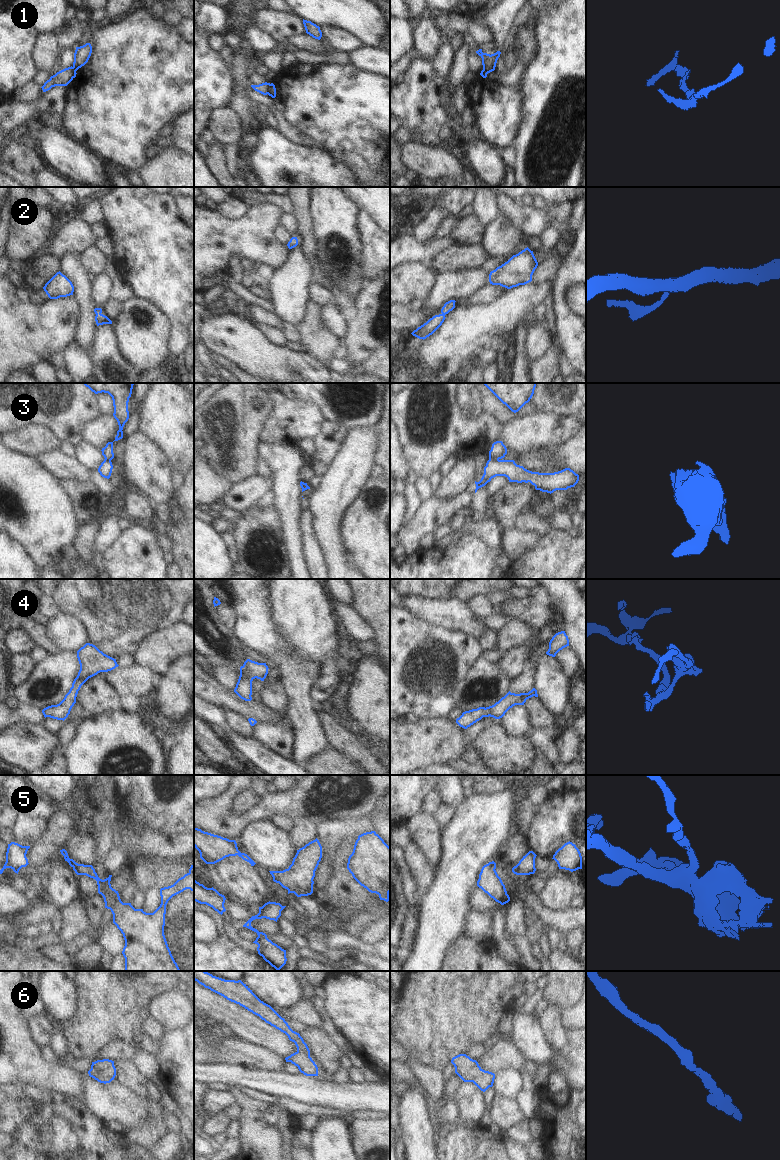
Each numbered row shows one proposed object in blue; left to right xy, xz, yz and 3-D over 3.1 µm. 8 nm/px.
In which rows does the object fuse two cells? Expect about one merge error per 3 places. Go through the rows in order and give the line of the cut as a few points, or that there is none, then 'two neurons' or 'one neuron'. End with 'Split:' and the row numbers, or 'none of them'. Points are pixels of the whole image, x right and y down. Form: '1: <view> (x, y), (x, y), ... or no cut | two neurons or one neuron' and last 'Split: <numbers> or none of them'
1: xz (271, 84), (267, 93) | two neurons
2: no cut | one neuron
3: yz (489, 457), (498, 460) | two neurons
4: no cut | one neuron
5: no cut | one neuron
6: no cut | one neuron
Split: 1, 3

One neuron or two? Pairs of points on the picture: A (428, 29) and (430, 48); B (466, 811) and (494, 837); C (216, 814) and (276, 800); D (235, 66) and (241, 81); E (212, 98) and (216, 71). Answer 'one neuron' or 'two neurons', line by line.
A: one neuron
B: one neuron
C: one neuron
D: one neuron
E: one neuron

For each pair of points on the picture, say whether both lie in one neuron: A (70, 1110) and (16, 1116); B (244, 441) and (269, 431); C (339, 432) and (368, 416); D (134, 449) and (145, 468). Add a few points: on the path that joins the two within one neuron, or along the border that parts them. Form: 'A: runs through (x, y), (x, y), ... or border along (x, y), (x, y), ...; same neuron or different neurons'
A: runs through (57, 1110), (48, 1110), (31, 1118), (29, 1117); same neuron
B: border along (269, 413), (263, 421), (260, 441); different neurons
C: border along (324, 419), (330, 422), (337, 422), (346, 429); different neurons
D: runs through (139, 454), (144, 463); same neuron

